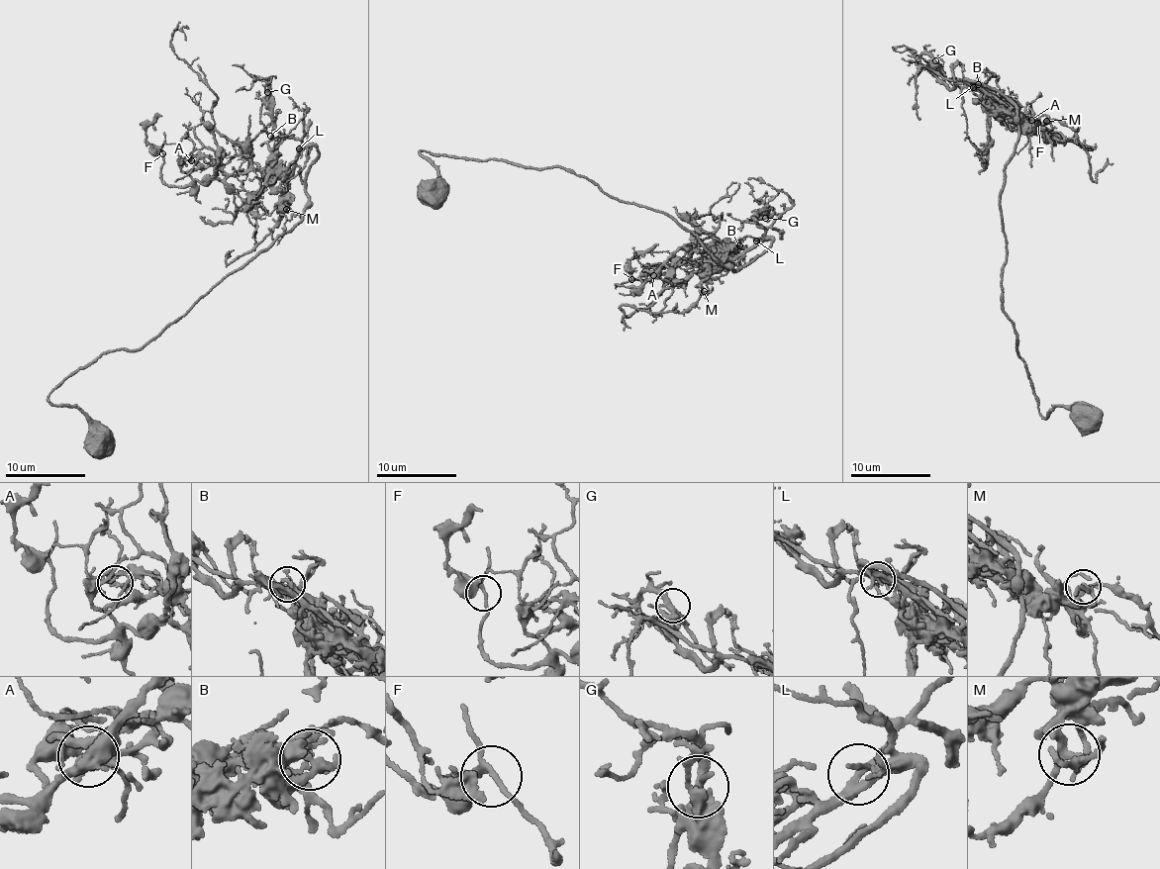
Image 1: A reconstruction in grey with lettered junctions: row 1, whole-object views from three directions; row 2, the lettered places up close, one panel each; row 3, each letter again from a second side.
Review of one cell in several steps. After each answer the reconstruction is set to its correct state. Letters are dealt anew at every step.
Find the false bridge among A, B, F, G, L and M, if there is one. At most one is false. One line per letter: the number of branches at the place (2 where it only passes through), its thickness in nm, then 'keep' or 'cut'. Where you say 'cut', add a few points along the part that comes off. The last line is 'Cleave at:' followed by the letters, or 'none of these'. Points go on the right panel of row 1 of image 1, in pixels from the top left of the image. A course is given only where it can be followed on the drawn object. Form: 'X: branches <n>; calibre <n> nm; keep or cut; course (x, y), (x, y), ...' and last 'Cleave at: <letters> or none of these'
A: branches 4; calibre 190 nm; cut; course (1031, 120), (1056, 143), (1037, 123), (1022, 127), (991, 105)
B: branches 4; calibre 140 nm; keep
F: branches 3; calibre 150 nm; keep
G: branches 4; calibre 320 nm; keep
L: branches 4; calibre 240 nm; keep
M: branches 3; calibre 190 nm; keep
Cleave at: A

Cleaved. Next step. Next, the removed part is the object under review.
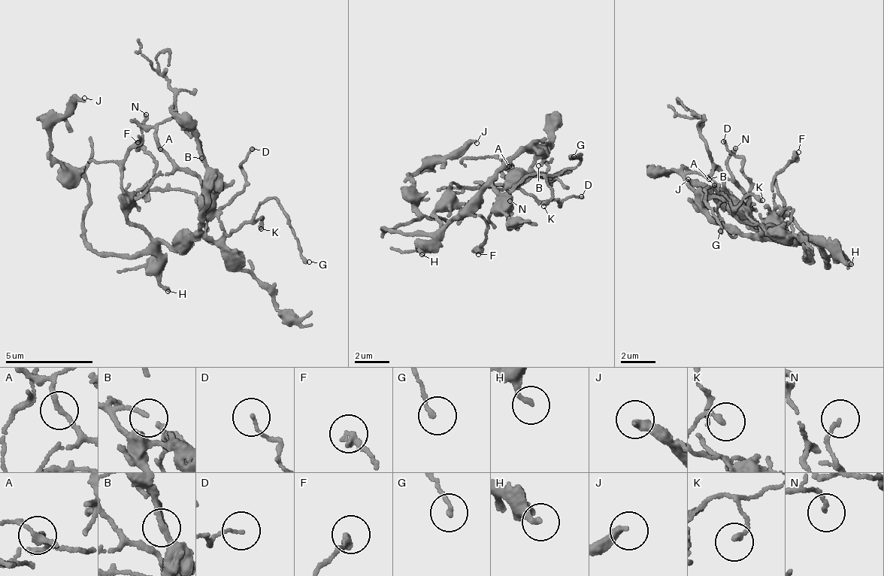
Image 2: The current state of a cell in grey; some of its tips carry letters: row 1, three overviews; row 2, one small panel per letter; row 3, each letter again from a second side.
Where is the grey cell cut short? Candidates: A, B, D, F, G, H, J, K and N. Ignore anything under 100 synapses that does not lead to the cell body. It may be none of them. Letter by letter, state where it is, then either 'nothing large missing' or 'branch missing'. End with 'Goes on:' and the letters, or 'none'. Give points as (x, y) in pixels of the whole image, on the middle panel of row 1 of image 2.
A: place (509, 166); nothing large missing
B: place (538, 165); nothing large missing
D: place (581, 196); nothing large missing
F: place (478, 254); nothing large missing
G: place (573, 156); nothing large missing
H: place (422, 254); branch missing
J: place (476, 143); nothing large missing
K: place (543, 206); nothing large missing
N: place (510, 201); nothing large missing
Goes on: H

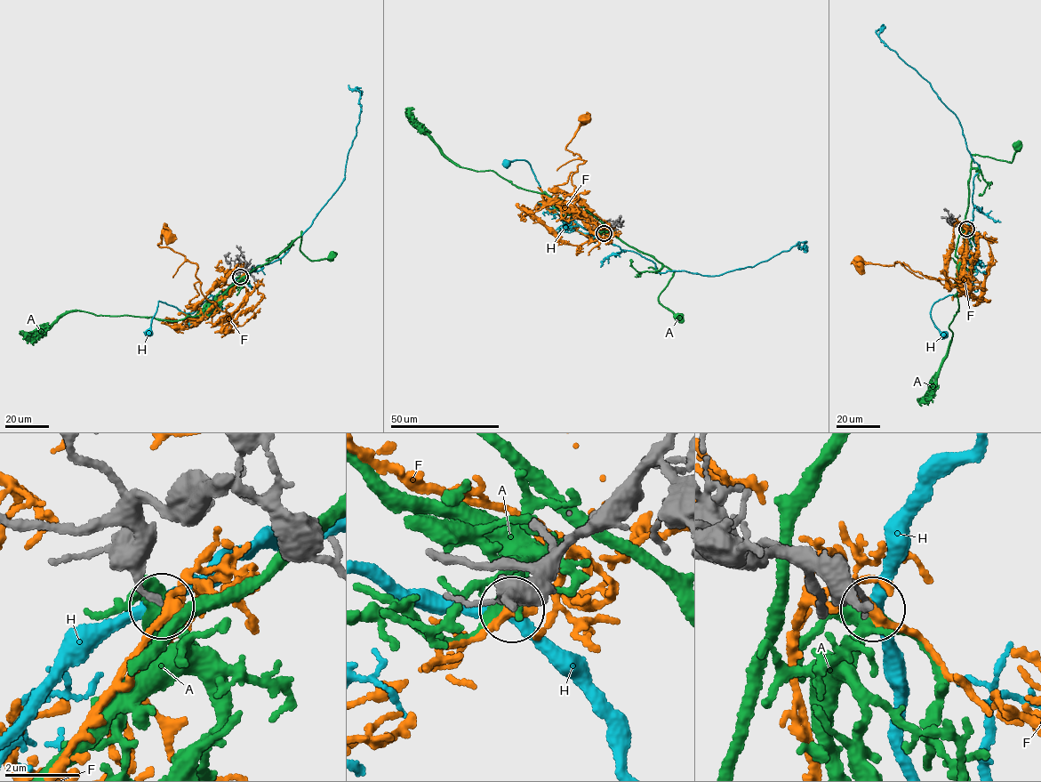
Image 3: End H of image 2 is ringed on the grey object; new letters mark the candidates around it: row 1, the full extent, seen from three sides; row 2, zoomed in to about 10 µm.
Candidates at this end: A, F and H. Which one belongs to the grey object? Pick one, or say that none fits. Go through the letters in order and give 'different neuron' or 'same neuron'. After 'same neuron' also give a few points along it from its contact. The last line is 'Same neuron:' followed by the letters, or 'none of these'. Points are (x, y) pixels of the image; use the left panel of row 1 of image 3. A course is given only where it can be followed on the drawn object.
A: different neuron
F: same neuron | via (240, 277), (234, 291), (203, 316), (189, 302), (198, 294), (197, 265), (158, 245), (162, 233), (170, 238)
H: different neuron
Same neuron: F

